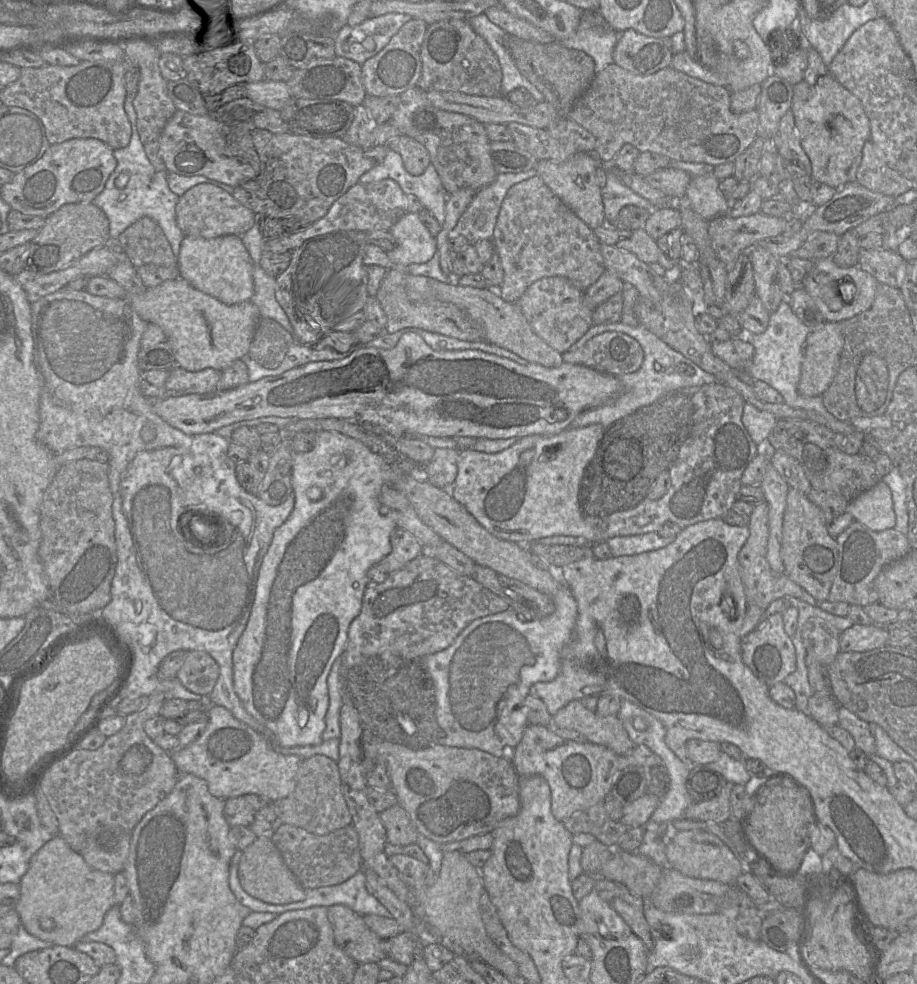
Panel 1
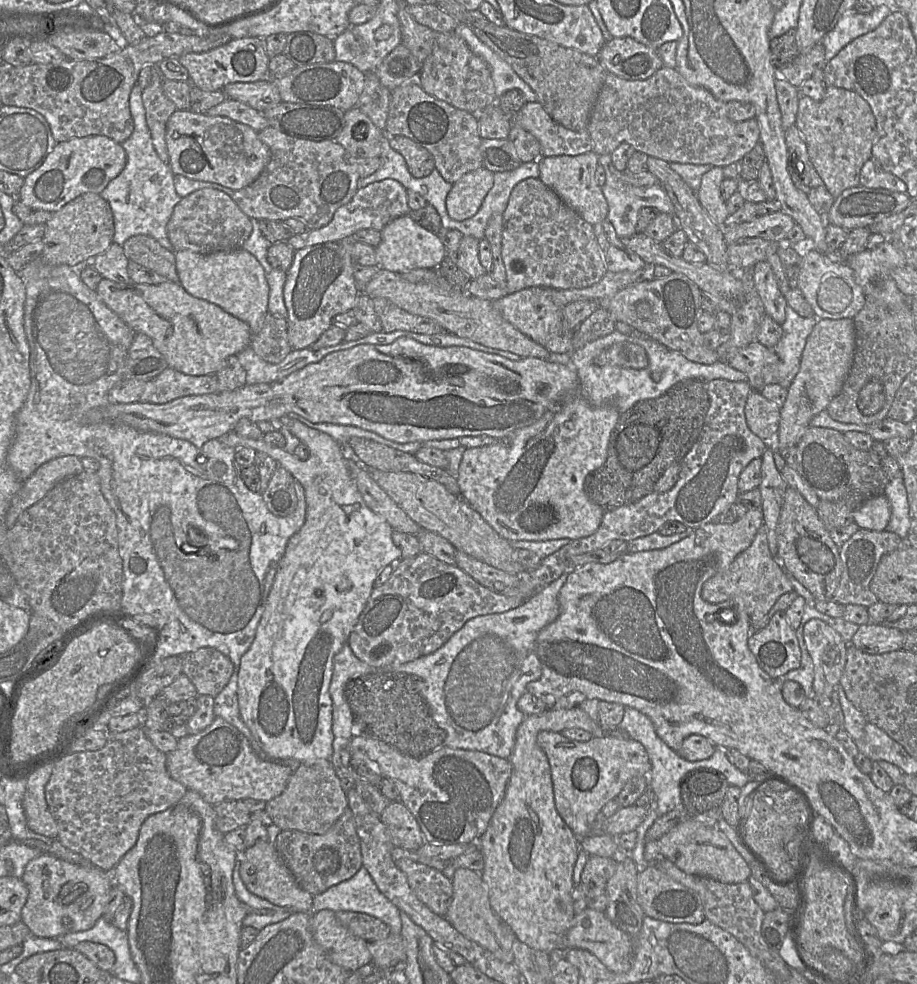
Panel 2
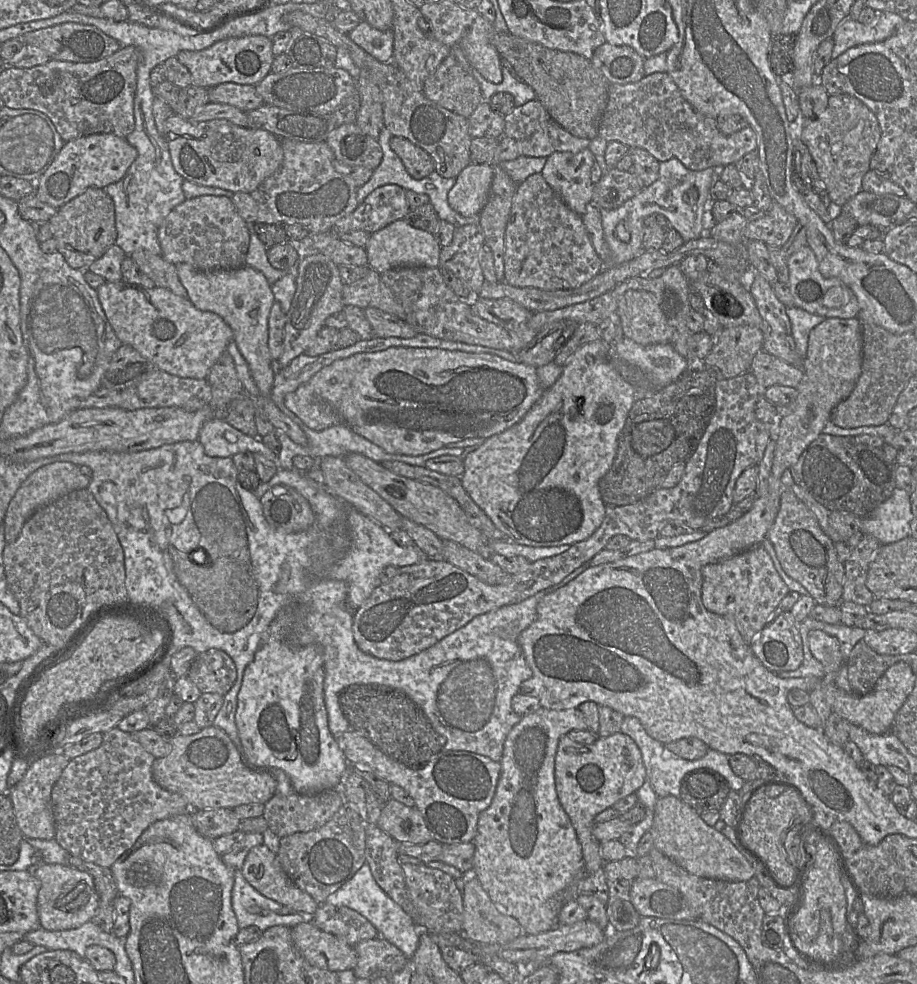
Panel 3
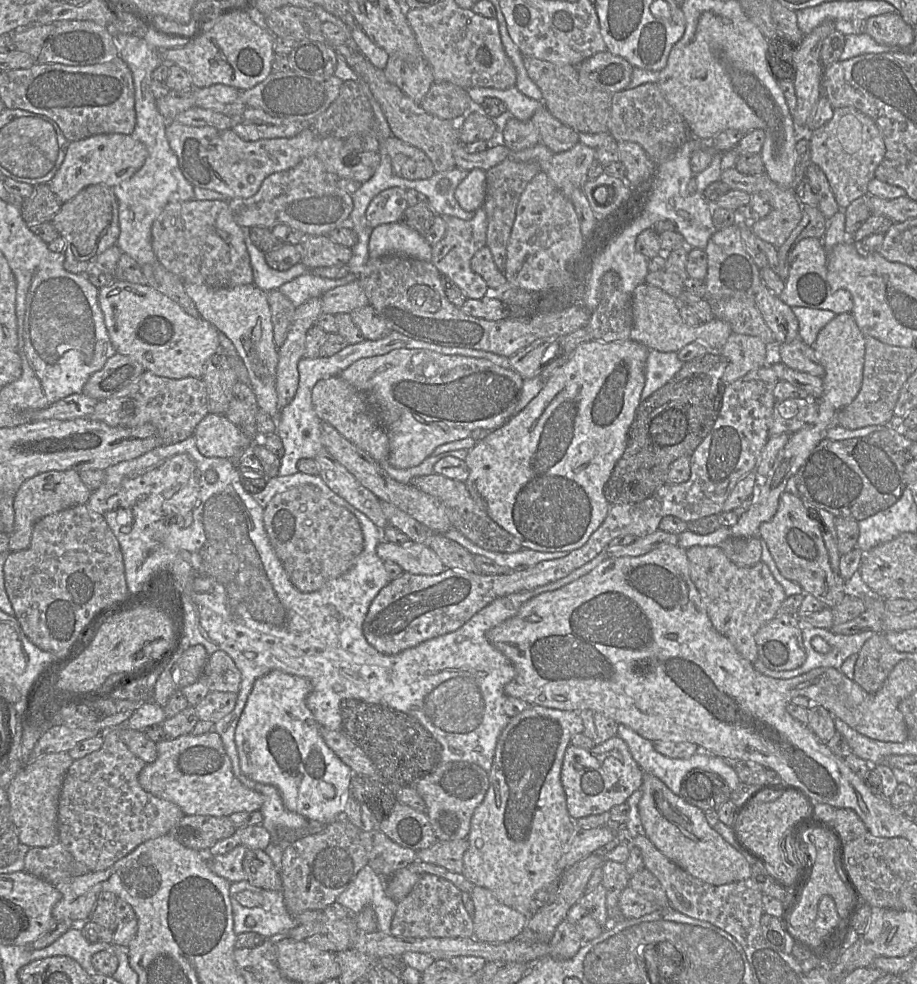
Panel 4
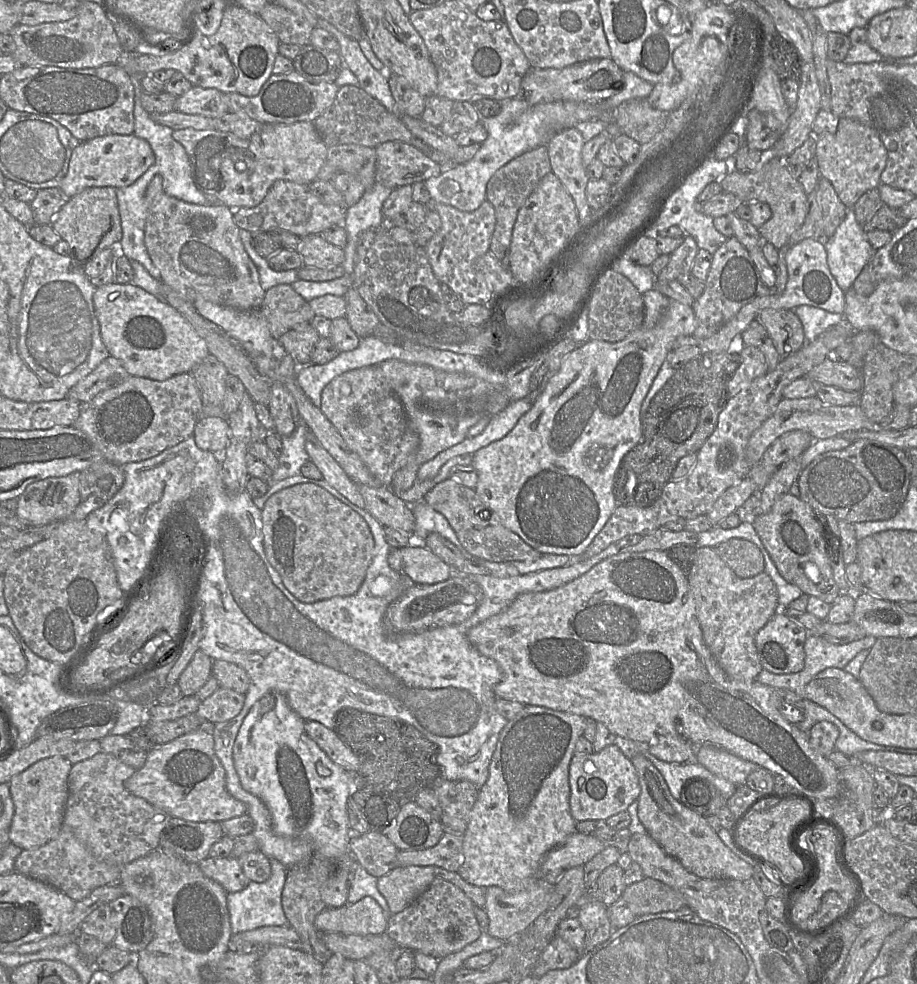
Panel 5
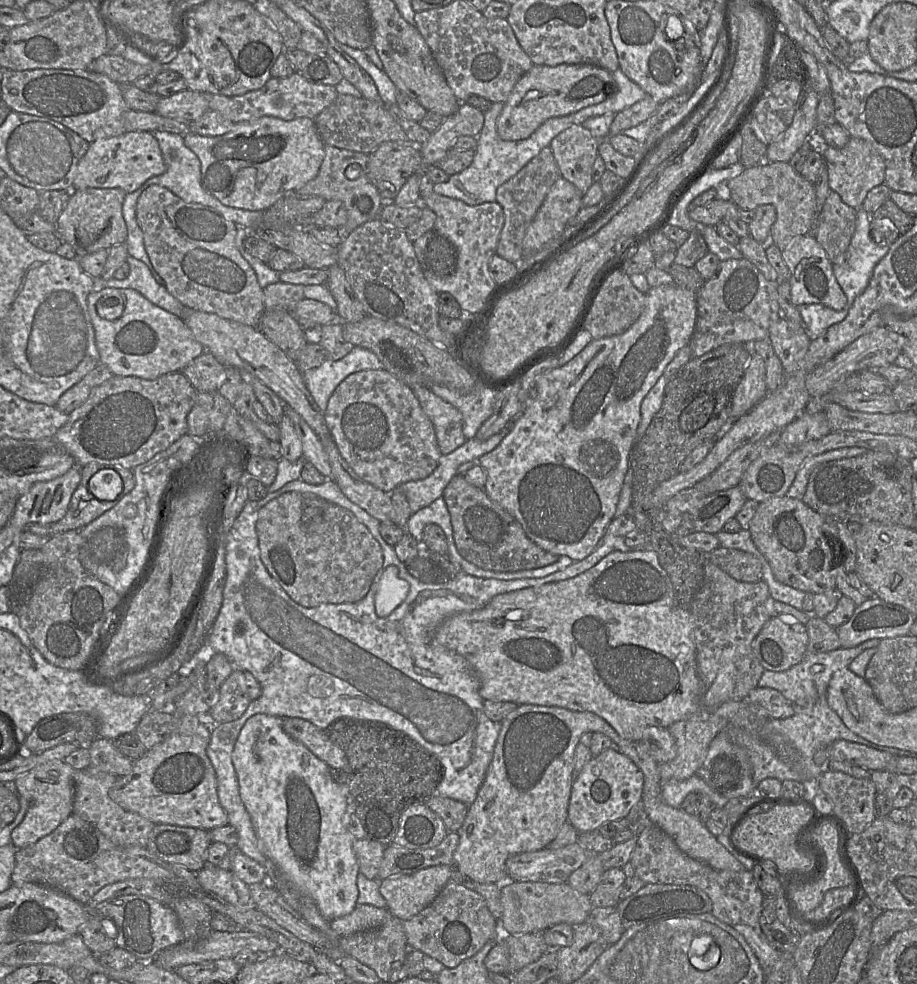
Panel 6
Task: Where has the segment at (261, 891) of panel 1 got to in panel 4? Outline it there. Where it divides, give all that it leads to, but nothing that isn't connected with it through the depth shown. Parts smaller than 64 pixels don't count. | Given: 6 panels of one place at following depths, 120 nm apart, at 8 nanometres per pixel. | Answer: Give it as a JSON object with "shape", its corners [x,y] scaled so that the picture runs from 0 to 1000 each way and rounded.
{"shape":[[[270,864],[265,874],[265,882],[274,899],[289,904],[308,905],[306,889],[288,864]]]}

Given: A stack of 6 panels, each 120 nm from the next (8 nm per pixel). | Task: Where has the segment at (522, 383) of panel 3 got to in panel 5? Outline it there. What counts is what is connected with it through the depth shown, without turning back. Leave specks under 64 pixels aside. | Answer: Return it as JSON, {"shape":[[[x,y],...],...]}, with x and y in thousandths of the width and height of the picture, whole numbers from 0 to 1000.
{"shape":[[[431,365],[408,372],[413,372],[417,376],[436,404],[448,433],[457,443],[455,458],[429,485],[425,496],[434,505],[435,501],[446,498],[454,490],[455,480],[460,472],[503,450],[510,444],[510,436],[523,426],[538,424],[556,411],[549,390],[538,390],[517,382],[485,378]]]}

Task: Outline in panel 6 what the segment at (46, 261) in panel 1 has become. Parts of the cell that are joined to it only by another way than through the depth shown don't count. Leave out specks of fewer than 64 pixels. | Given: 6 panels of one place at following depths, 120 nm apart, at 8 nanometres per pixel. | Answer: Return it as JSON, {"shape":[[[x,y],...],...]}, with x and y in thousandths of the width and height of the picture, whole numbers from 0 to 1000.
{"shape":[[[95,191],[75,194],[74,204],[61,225],[61,237],[75,247],[83,261],[136,247],[138,232],[133,209],[137,196],[130,191]]]}

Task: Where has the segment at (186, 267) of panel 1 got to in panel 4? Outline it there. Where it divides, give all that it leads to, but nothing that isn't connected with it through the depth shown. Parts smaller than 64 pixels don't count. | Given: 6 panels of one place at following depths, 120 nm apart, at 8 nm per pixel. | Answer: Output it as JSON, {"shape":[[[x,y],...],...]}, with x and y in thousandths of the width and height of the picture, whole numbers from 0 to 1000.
{"shape":[[[200,287],[200,290],[213,308],[218,322],[229,327],[238,337],[244,338],[254,349],[269,374],[272,391],[278,400],[282,416],[303,429],[305,421],[301,397],[303,353],[299,348],[292,297],[285,295],[277,288],[254,293],[232,293],[206,287]]]}

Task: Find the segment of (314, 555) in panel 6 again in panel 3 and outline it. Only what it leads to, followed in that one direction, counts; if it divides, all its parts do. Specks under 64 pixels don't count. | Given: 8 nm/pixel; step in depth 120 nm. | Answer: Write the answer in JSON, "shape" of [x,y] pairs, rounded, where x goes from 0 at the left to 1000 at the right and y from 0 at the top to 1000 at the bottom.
{"shape":[[[300,493],[282,508],[293,534],[308,542],[330,541],[342,532],[338,511],[316,494]]]}

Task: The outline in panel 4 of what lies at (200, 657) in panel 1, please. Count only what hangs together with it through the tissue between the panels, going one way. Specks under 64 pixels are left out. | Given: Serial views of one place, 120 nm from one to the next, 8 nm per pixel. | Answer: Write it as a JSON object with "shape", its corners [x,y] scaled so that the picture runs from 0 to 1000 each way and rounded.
{"shape":[[[238,661],[227,667],[217,691],[221,692],[228,702],[258,704],[263,684],[252,668]]]}

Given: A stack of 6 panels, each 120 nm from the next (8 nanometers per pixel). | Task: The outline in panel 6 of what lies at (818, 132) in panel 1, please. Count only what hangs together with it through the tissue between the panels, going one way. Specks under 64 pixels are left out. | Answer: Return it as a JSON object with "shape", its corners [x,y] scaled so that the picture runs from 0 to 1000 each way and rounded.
{"shape":[[[927,139],[925,145],[918,150],[902,146],[892,147],[895,147],[895,158],[901,165],[905,192],[912,195],[925,209],[932,212],[939,211],[945,196],[964,185],[965,165],[961,158],[951,146],[933,139]]]}

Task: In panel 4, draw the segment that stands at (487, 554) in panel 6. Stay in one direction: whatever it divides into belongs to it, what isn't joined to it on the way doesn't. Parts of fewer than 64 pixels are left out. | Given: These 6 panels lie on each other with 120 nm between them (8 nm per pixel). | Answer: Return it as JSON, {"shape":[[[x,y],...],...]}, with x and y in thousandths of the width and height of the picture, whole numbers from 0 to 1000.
{"shape":[[[471,481],[450,486],[446,492],[479,507],[486,517],[493,537],[525,557],[547,562],[561,562],[569,558],[566,549],[540,532],[517,509],[506,490]]]}

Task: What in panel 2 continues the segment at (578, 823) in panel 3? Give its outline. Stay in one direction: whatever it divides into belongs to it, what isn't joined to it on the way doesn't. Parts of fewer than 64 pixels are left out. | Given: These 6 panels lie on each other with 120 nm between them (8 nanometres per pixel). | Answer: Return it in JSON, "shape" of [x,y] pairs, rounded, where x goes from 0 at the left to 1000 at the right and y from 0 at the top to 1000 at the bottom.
{"shape":[[[591,743],[586,748],[586,755],[599,774],[606,823],[631,854],[647,849],[647,837],[651,828],[661,816],[673,811],[687,792],[695,789],[707,790],[710,784],[710,774],[702,758],[684,747],[660,746],[656,749],[647,749],[641,754],[631,754],[611,744]]]}

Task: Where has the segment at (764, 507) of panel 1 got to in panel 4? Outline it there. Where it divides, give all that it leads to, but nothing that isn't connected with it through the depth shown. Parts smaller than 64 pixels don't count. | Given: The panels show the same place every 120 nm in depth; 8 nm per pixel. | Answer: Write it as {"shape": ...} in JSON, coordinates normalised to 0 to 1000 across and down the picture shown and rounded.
{"shape":[[[756,555],[748,558],[748,563],[752,587],[779,638],[795,649],[811,670],[821,675],[827,670],[824,643],[847,625],[858,607],[854,597],[833,571],[806,576],[794,568],[784,555]]]}

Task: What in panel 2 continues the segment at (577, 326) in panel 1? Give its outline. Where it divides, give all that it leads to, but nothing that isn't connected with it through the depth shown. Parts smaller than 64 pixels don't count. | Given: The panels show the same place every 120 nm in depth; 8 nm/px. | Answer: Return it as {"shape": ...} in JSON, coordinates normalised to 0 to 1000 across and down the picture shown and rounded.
{"shape":[[[573,293],[538,306],[538,310],[552,326],[585,349],[594,353],[600,359],[616,360],[625,357],[624,341],[626,335],[616,335],[614,333],[613,314],[615,312],[607,311],[601,305],[600,293]]]}

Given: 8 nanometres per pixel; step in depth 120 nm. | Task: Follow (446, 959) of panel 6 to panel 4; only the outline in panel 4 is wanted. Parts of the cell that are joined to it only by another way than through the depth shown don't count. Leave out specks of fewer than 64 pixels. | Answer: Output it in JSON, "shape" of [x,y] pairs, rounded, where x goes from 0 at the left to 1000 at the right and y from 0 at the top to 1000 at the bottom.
{"shape":[[[460,888],[447,908],[433,917],[426,950],[444,953],[499,953],[516,951],[516,936],[505,916],[504,905],[493,896],[473,888]]]}

